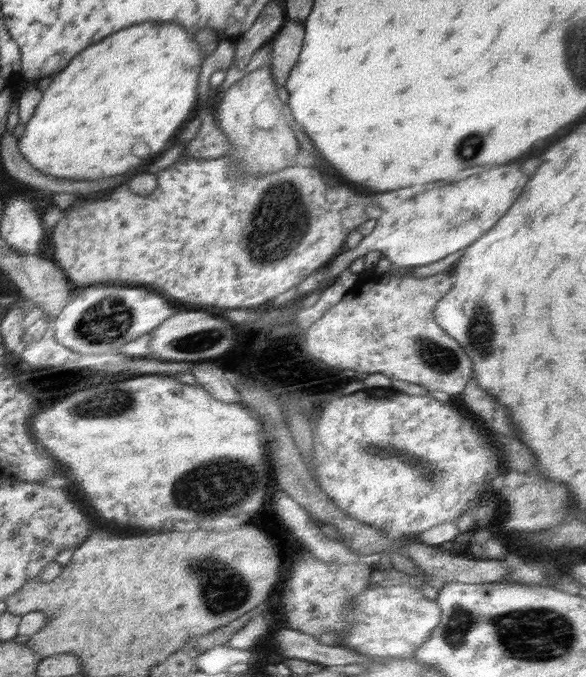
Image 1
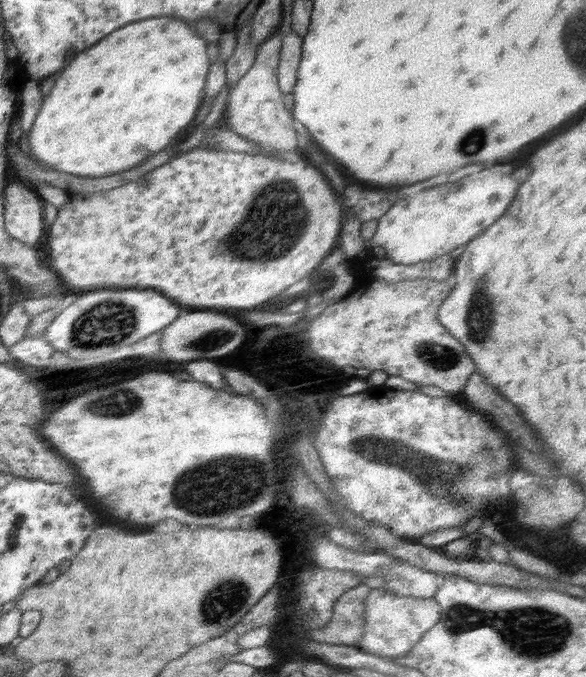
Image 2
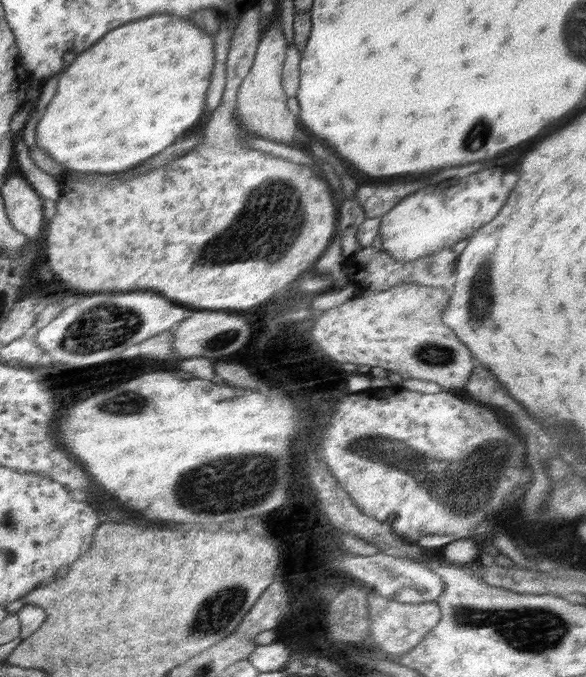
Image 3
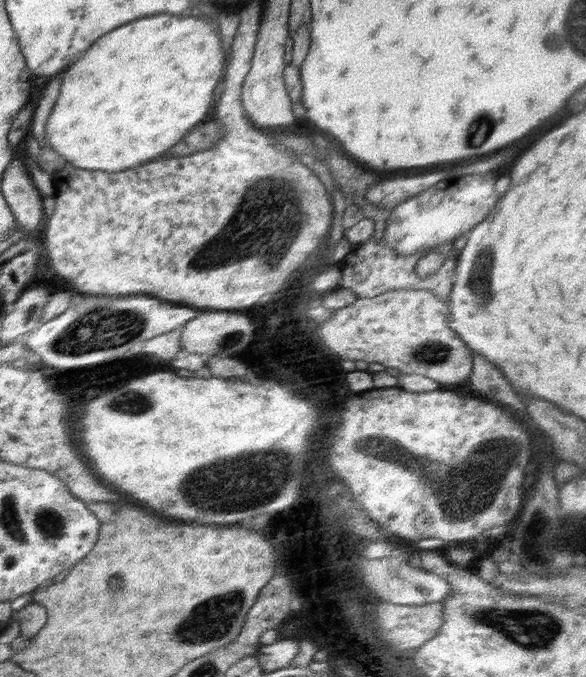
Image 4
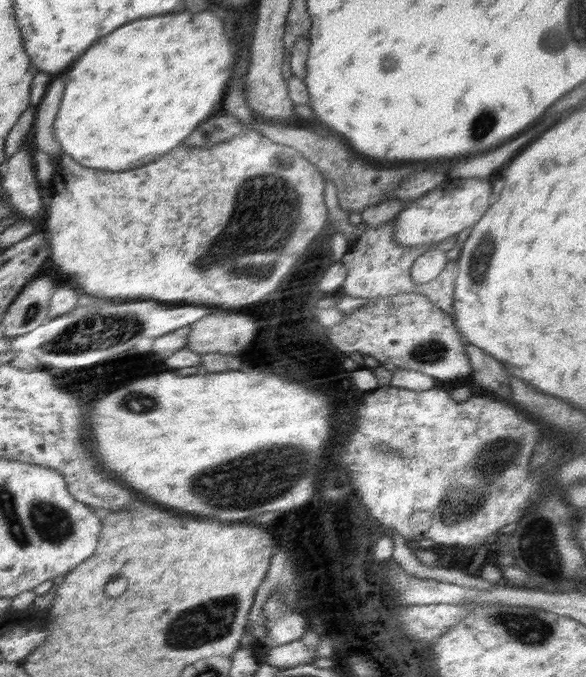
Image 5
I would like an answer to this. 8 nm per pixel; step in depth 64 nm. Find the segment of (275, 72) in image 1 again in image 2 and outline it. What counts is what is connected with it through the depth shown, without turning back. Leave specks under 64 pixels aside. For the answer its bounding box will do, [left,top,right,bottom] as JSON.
[278,30,303,94]

